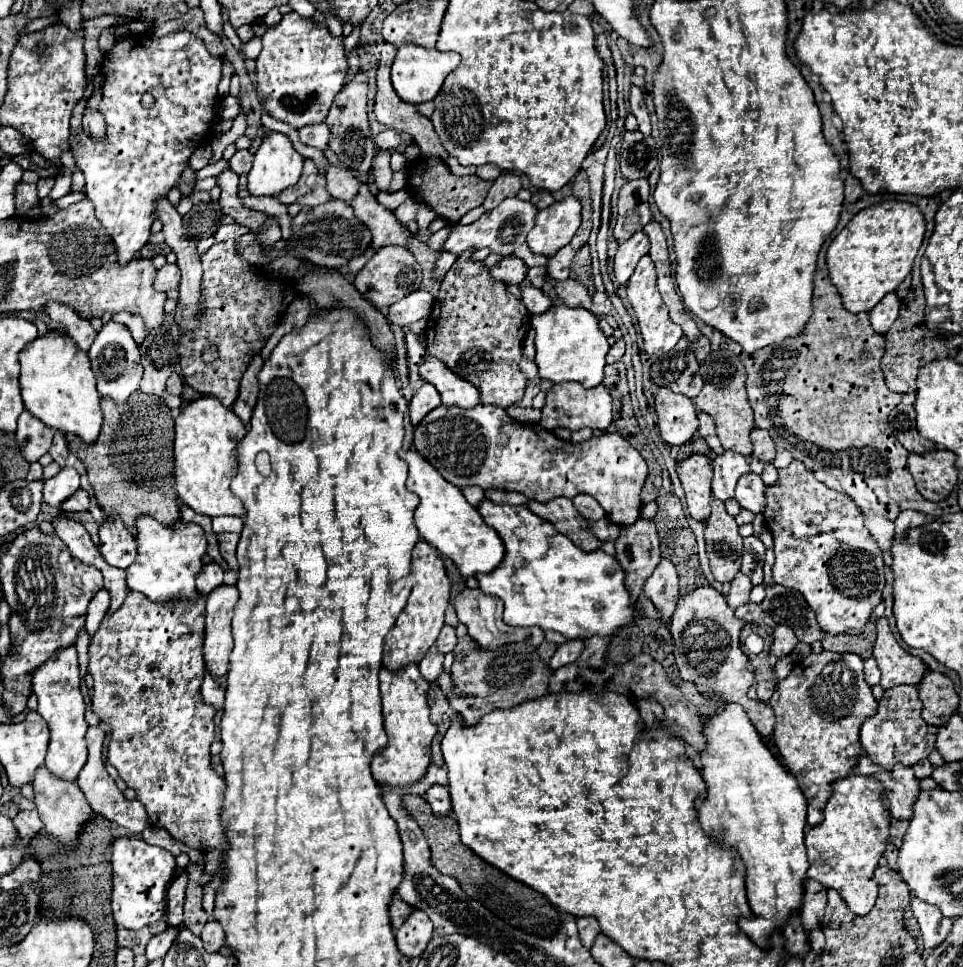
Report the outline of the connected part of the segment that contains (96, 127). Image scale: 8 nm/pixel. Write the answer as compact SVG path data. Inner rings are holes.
M85 109L83 111L83 129L91 137L97 137L97 141L105 141L105 123L97 109Z

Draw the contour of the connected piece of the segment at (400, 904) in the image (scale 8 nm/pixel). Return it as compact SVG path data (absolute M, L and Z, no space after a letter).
M401 897L393 899L393 905L389 909L389 915L391 915L391 921L393 921L393 929L395 931L405 923L405 919L411 915L411 911L413 911L413 907L407 905Z

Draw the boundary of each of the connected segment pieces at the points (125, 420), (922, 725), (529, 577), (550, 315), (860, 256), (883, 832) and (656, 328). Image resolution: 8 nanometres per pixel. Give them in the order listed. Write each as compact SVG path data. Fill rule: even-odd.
M135 391L125 403L115 403L113 399L103 397L101 409L103 427L97 441L83 445L79 437L67 437L69 449L87 467L89 483L99 507L107 515L117 513L133 535L137 533L135 521L139 515L153 515L163 525L175 523L179 509L173 475L173 417L165 399Z
M899 685L887 689L883 699L879 701L877 715L869 717L861 727L861 745L867 757L877 763L881 769L893 771L895 765L913 767L917 761L927 759L929 753L935 749L937 727L929 727L921 717L923 705L919 699L919 691L913 685ZM929 735L931 735L931 749L929 749Z
M483 499L477 507L479 515L483 521L493 527L503 545L505 545L505 557L499 563L497 569L491 573L479 573L475 575L479 581L479 589L487 595L495 595L505 603L505 613L503 621L509 625L521 625L521 627L531 627L539 625L543 631L545 629L555 629L567 639L587 639L593 635L611 635L619 627L627 625L633 617L637 617L635 609L629 603L629 593L625 593L623 585L623 569L617 565L617 559L603 551L593 551L585 553L581 551L569 537L557 533L553 525L539 515L531 513L527 505L509 505L509 503L491 503L489 499Z
M553 305L541 315L531 317L531 325L535 329L535 363L539 367L539 375L553 383L577 381L585 387L593 387L601 383L605 357L609 351L609 343L605 333L599 327L599 319L581 307Z
M883 201L857 213L849 225L831 241L827 267L833 285L849 313L869 313L887 293L897 291L911 273L915 255L923 243L925 219L917 205L905 201Z
M851 775L833 783L833 795L823 809L823 823L805 835L809 855L809 879L821 881L827 889L837 889L855 915L867 915L877 899L877 881L873 871L889 843L891 813L883 801L883 787L873 777Z
M645 255L645 257L639 261L635 273L631 275L631 279L629 279L629 283L627 283L627 301L629 301L629 305L635 309L635 315L637 315L637 321L639 321L639 329L641 329L641 335L643 335L643 341L645 341L645 351L647 351L649 355L661 357L661 355L665 355L667 351L671 351L671 349L677 345L677 341L681 339L683 333L681 333L681 327L671 321L669 311L665 309L663 299L661 299L661 295L659 295L659 291L657 291L655 279L657 279L655 265L653 265L651 257Z

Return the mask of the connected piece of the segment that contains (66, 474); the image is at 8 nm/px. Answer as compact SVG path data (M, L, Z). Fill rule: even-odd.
M63 467L55 477L45 479L43 501L51 507L59 507L67 497L79 489L79 473L73 467Z

